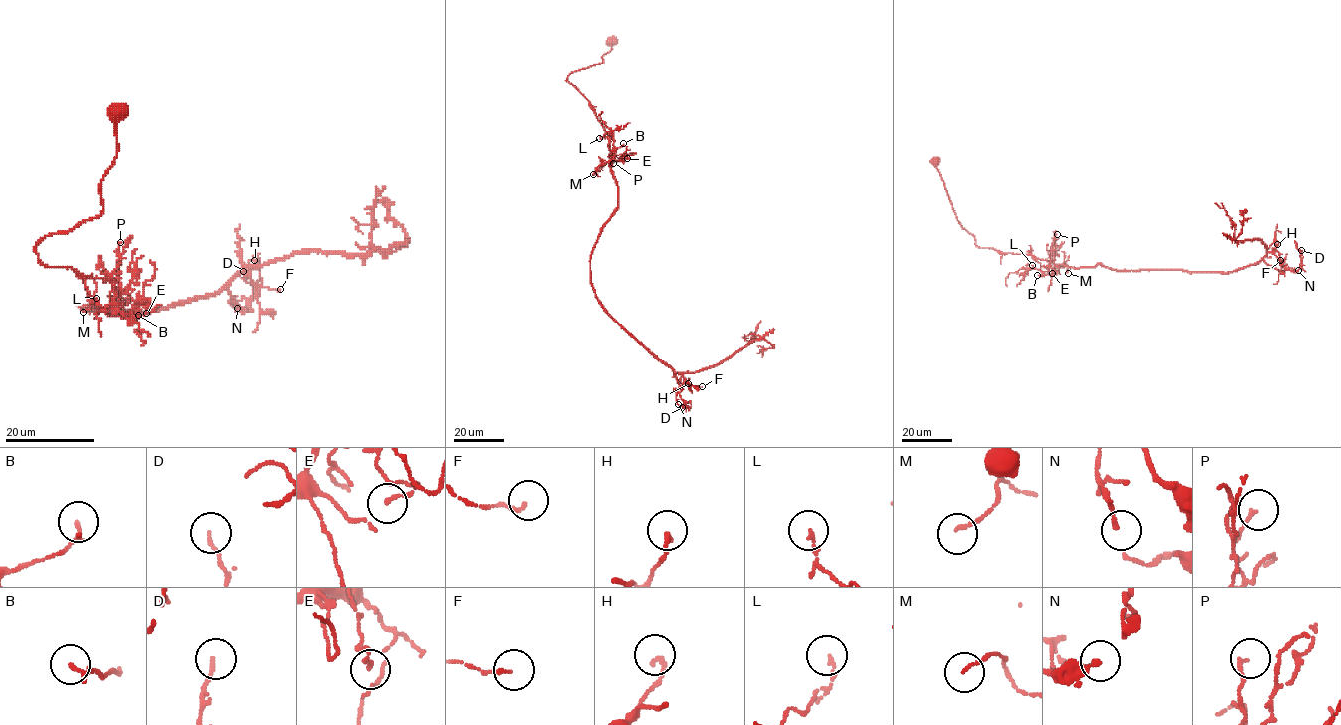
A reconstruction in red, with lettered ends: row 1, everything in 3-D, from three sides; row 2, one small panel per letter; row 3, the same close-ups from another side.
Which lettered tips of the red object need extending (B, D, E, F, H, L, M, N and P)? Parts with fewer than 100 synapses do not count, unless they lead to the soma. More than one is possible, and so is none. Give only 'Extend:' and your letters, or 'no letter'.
Extend: no letter

